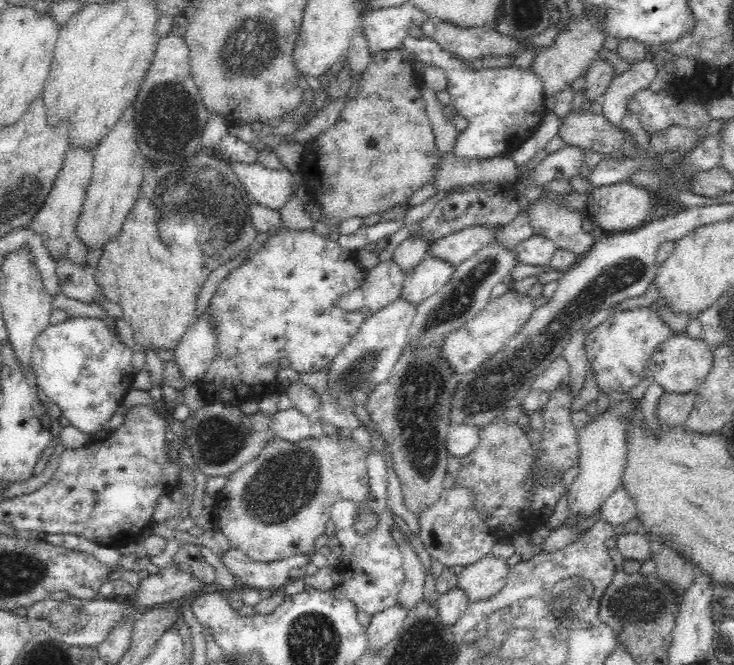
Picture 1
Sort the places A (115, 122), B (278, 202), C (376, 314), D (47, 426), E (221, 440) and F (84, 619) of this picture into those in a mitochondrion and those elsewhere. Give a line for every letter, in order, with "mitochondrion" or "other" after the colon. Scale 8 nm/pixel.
A: other
B: other
C: other
D: other
E: mitochondrion
F: mitochondrion

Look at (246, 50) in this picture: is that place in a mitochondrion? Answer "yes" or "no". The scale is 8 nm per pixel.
yes

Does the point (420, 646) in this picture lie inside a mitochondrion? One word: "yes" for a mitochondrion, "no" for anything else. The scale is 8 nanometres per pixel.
yes

